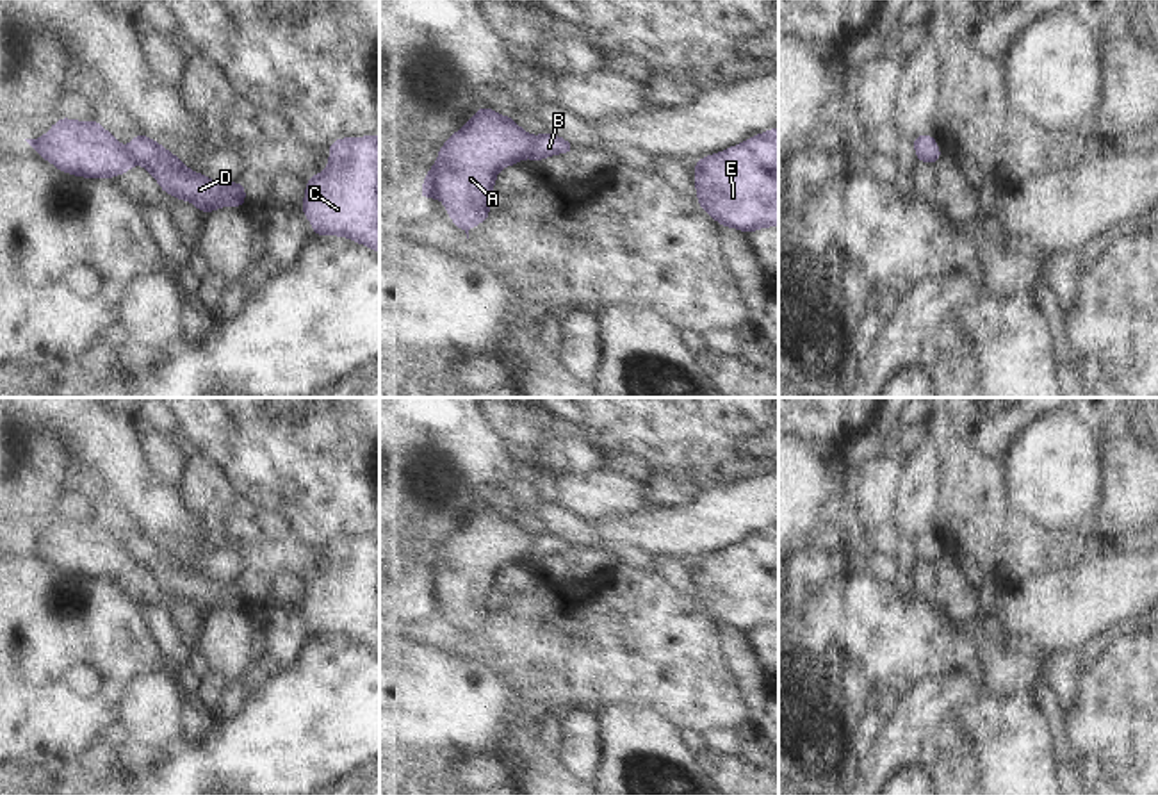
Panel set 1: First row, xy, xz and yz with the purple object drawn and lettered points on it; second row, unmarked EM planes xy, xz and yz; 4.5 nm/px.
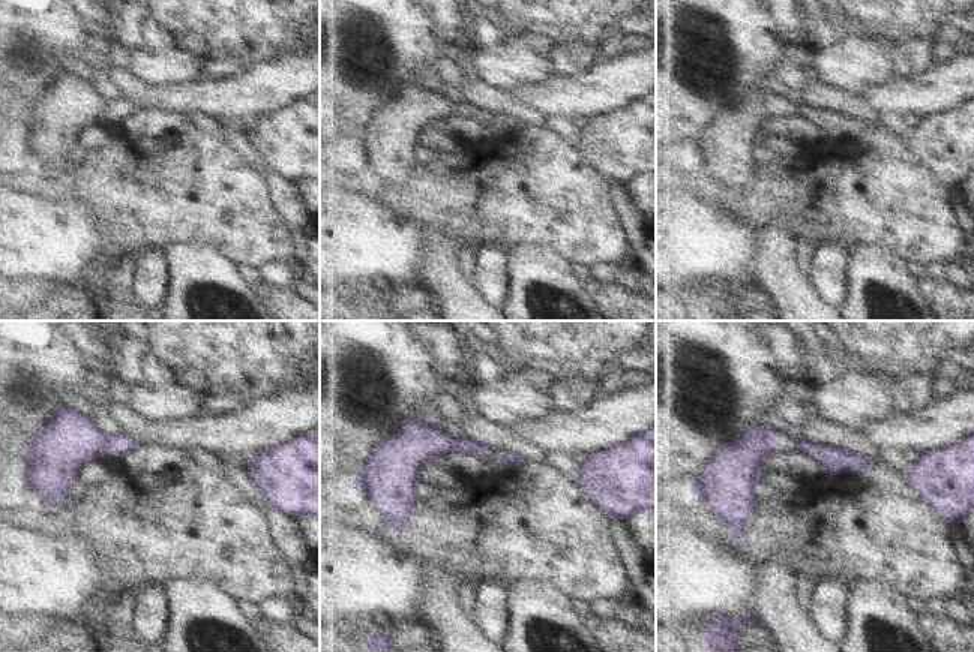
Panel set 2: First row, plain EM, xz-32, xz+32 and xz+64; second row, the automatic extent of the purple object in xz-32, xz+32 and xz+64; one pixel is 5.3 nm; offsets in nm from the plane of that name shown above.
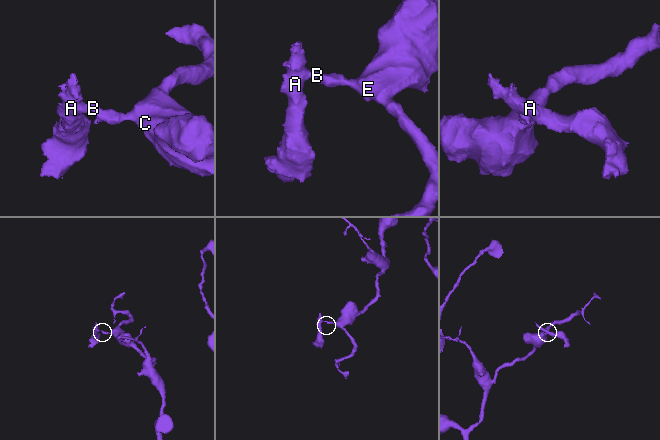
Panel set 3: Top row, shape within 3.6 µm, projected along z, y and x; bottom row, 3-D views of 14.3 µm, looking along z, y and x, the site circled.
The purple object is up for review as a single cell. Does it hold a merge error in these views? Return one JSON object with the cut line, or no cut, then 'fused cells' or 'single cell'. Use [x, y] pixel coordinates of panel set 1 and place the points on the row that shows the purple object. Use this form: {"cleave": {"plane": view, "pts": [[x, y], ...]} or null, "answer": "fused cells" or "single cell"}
{"cleave": {"plane": "xz", "pts": [[535, 138], [535, 147], [528, 155]]}, "answer": "fused cells"}

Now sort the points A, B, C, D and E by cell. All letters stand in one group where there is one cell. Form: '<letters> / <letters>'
A / B C D E

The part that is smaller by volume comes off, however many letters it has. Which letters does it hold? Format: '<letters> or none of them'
A

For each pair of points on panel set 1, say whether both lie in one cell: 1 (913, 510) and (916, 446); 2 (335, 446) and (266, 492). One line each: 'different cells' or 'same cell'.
1: same cell
2: same cell

